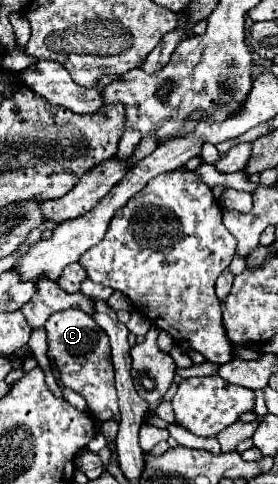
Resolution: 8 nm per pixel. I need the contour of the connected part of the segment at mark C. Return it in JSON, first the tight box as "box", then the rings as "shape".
{"box":[47,310,119,420],"shape":[[[65,310],[53,314],[47,320],[47,356],[57,366],[57,376],[63,386],[75,390],[79,396],[87,400],[89,412],[97,420],[109,420],[119,412],[117,408],[117,392],[113,380],[113,366],[111,366],[111,348],[107,342],[107,334],[99,330],[95,320],[81,310]]]}

